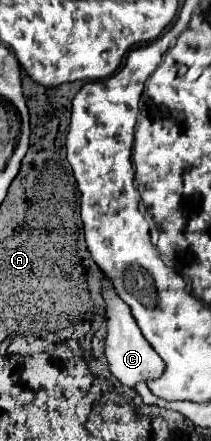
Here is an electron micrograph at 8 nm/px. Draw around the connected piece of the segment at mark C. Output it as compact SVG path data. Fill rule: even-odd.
M102 276L102 296L106 302L106 336L104 336L104 356L108 360L108 368L110 372L126 386L134 388L136 380L146 382L150 378L160 376L160 372L164 370L164 362L160 360L160 356L154 352L154 348L144 340L136 320L132 318L132 312L128 308L128 304L124 304L116 290L112 288L108 276Z

